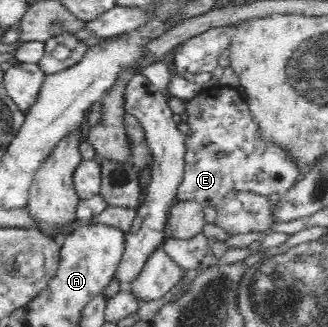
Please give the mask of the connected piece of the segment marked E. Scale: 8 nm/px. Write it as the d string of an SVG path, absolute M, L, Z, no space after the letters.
M205 86L196 97L184 99L184 119L189 125L185 134L184 180L178 186L176 200L192 200L206 206L216 206L230 192L252 192L262 196L282 195L288 192L302 174L297 164L287 155L287 150L267 144L259 137L257 122L252 118L249 103L240 89L228 86Z

